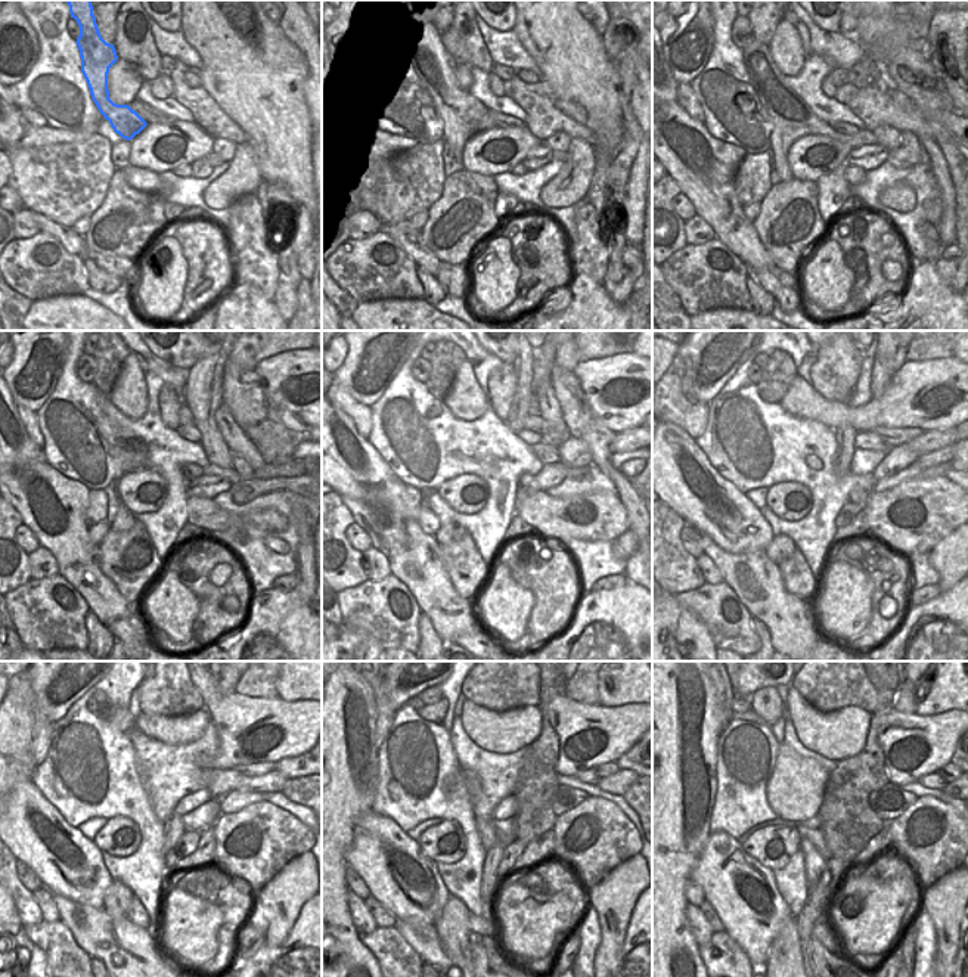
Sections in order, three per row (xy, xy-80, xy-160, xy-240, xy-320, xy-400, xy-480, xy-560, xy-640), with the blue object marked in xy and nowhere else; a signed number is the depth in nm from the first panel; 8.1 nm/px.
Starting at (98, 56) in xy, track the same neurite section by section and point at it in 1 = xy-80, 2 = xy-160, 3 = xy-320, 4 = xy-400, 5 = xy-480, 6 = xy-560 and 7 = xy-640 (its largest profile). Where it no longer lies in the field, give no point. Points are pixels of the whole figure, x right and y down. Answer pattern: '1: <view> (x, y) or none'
1: xy-80 (464, 117)
2: xy-160 (791, 118)
3: xy-320 (453, 532)
4: xy-400 (782, 546)
5: xy-480 (118, 898)
6: xy-560 (453, 927)
7: xy-640 (784, 961)

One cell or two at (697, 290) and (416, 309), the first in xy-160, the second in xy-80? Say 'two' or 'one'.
two

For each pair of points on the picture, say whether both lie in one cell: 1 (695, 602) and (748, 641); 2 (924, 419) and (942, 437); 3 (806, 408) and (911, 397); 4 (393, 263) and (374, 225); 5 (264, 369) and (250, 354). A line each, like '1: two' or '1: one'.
1: one
2: two
3: one
4: two
5: two

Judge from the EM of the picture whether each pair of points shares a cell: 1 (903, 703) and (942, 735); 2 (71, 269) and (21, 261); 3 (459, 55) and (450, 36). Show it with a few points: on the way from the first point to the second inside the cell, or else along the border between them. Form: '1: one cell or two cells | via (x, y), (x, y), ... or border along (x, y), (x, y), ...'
1: two cells | border along (893, 709), (915, 713)
2: one cell | via (59, 269), (33, 267)
3: one cell | via (456, 50), (450, 40)

